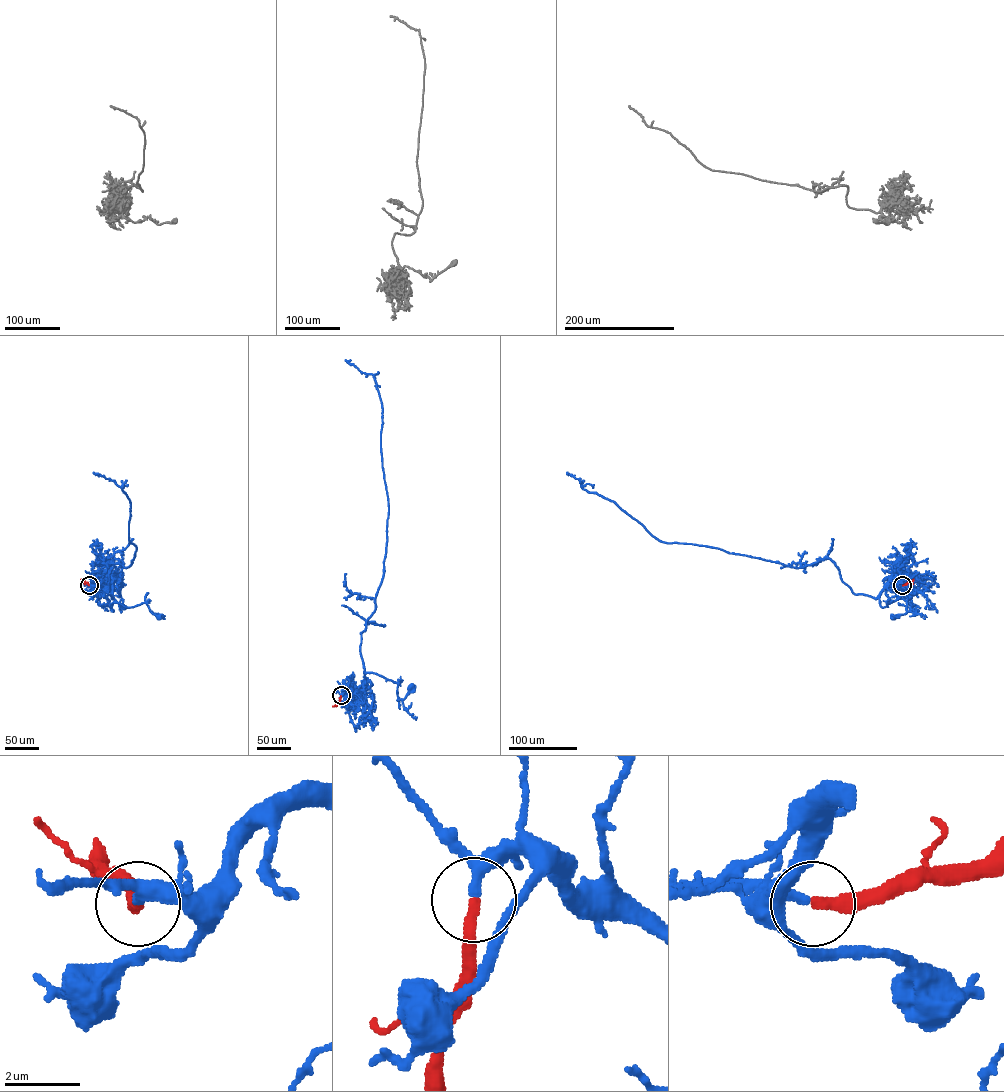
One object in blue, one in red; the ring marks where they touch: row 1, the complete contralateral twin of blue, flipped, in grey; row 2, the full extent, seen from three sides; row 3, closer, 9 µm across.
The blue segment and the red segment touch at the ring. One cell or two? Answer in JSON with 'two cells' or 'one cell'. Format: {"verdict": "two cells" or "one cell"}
{"verdict": "one cell"}

